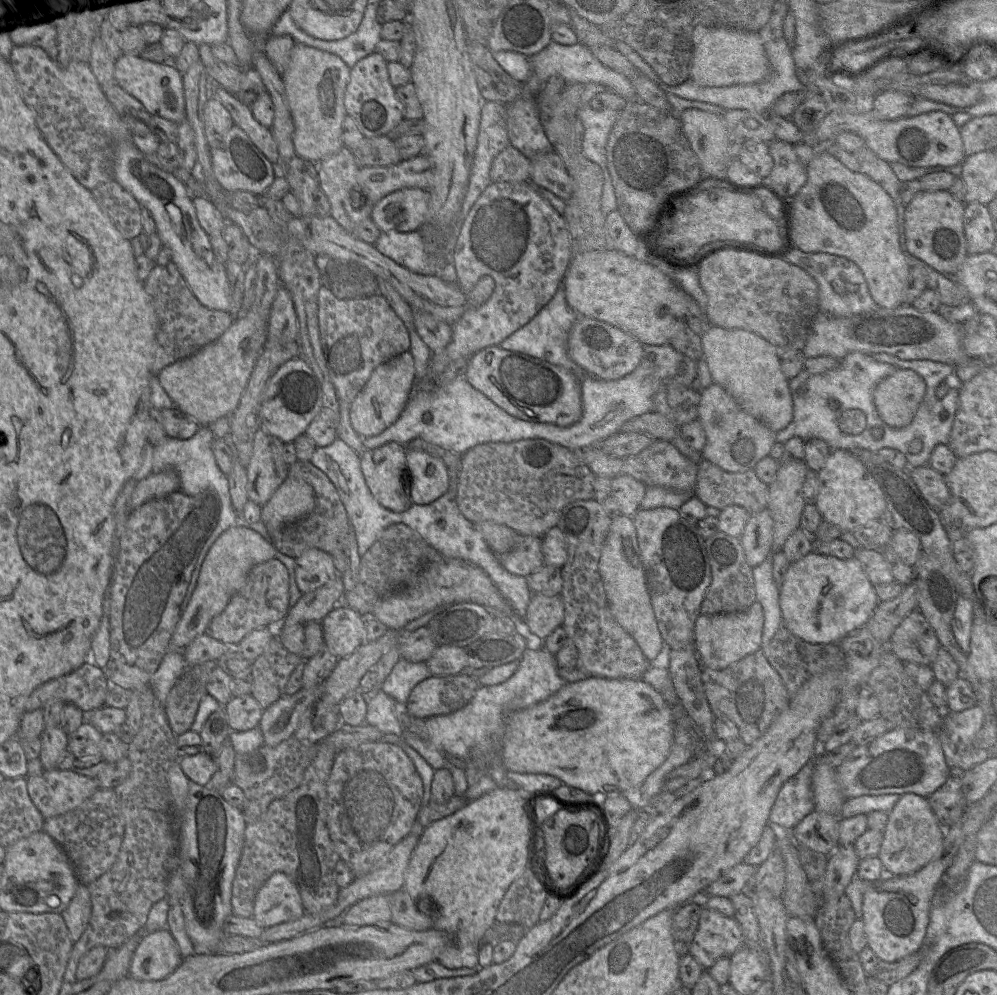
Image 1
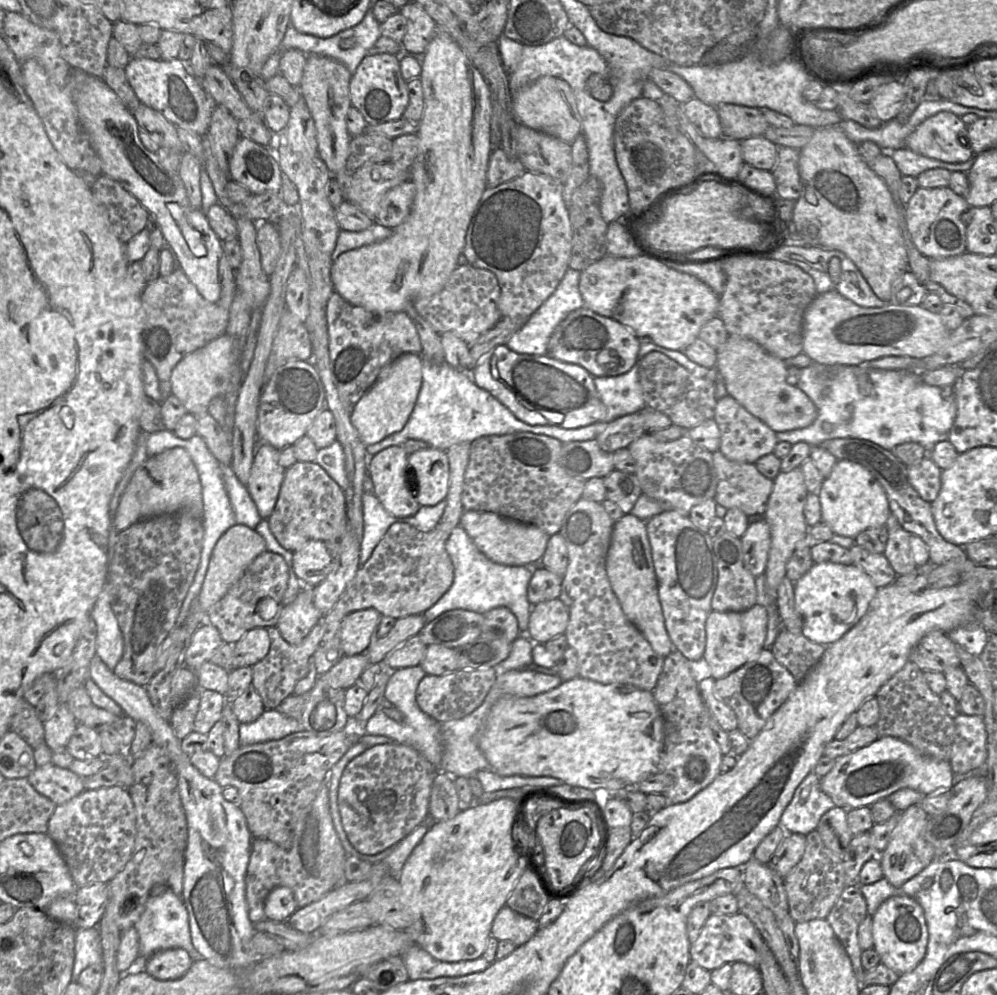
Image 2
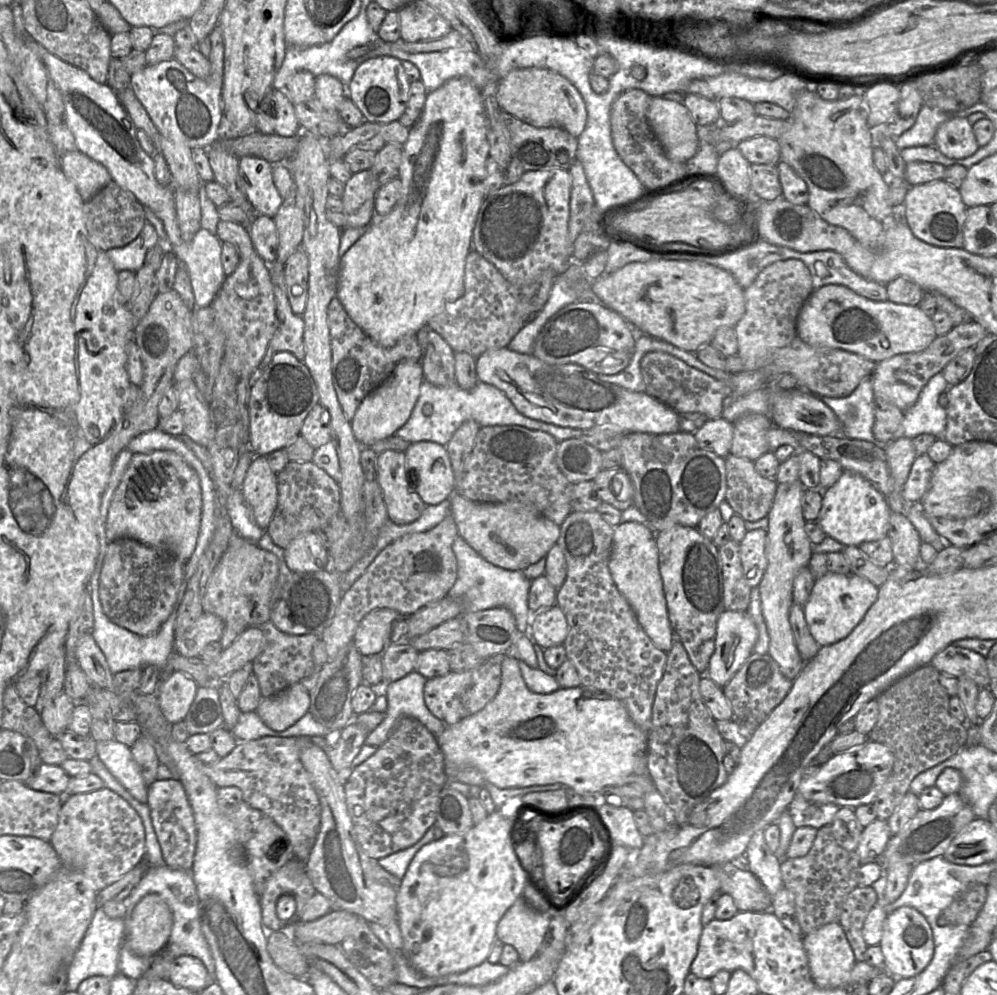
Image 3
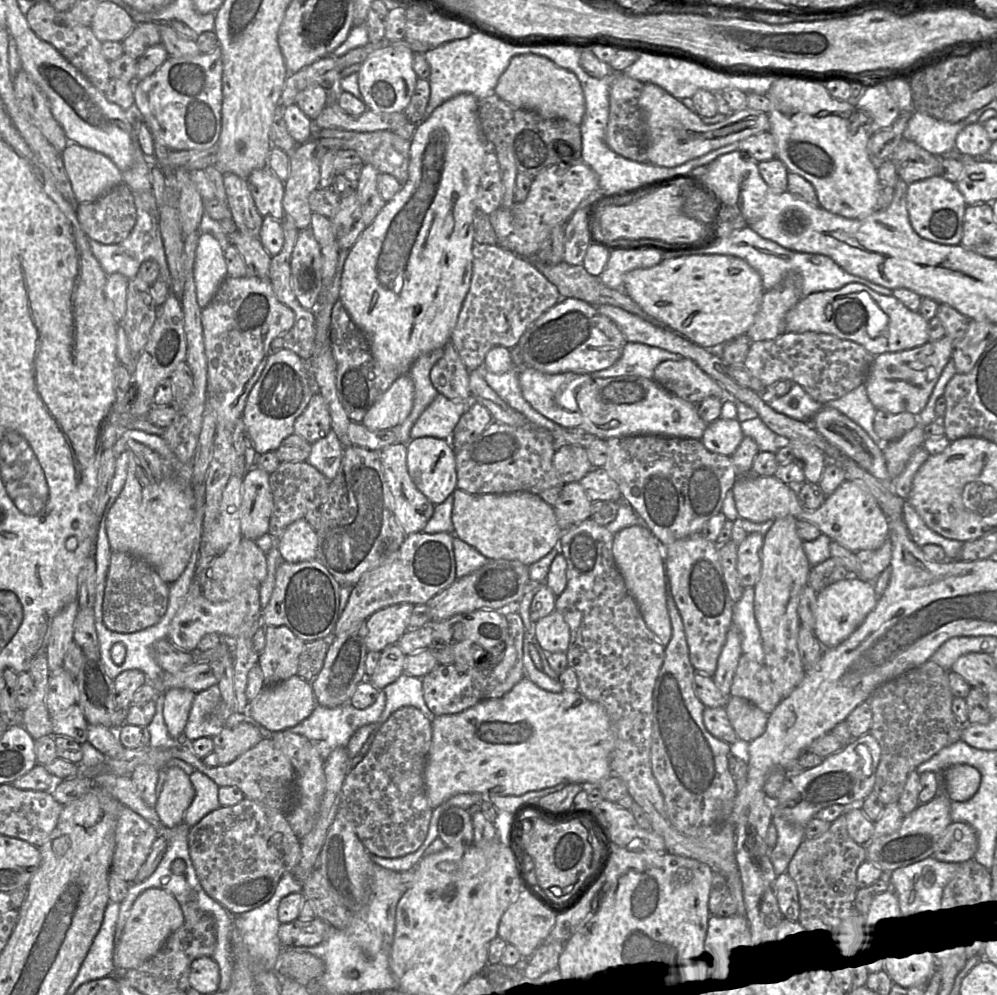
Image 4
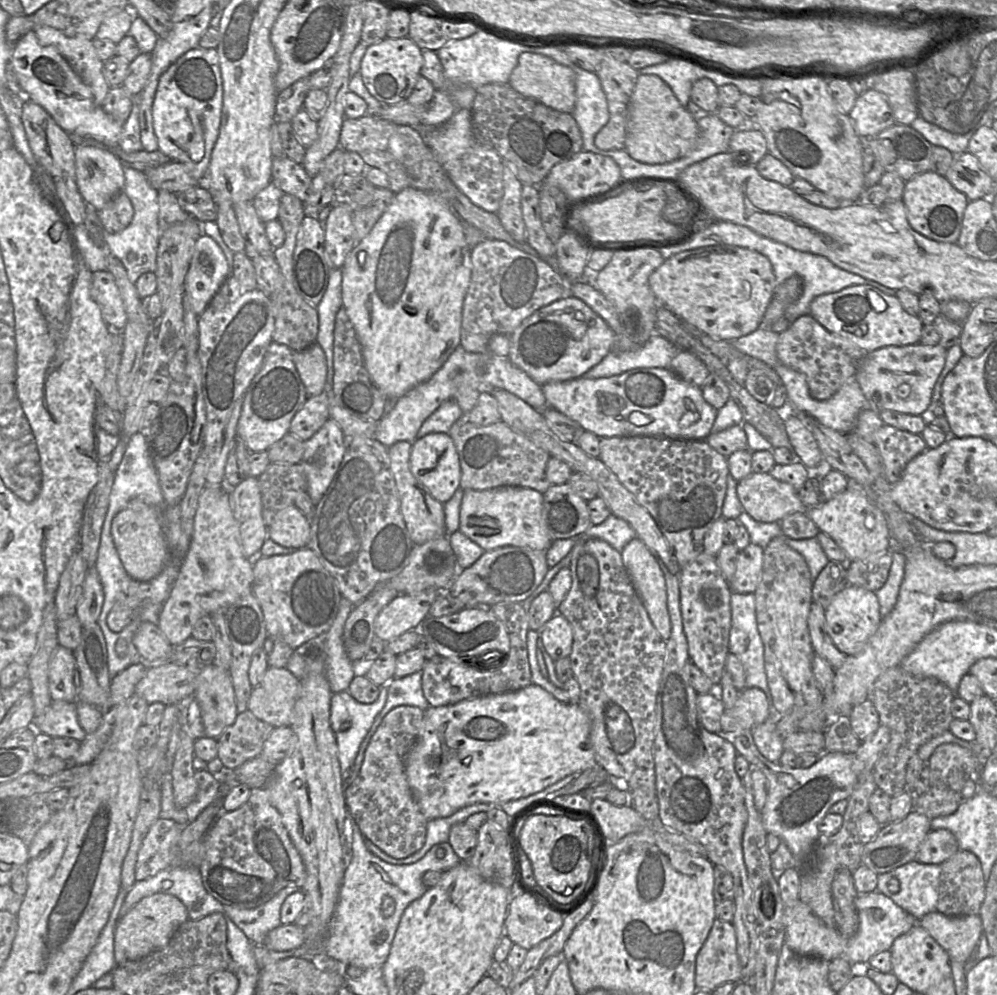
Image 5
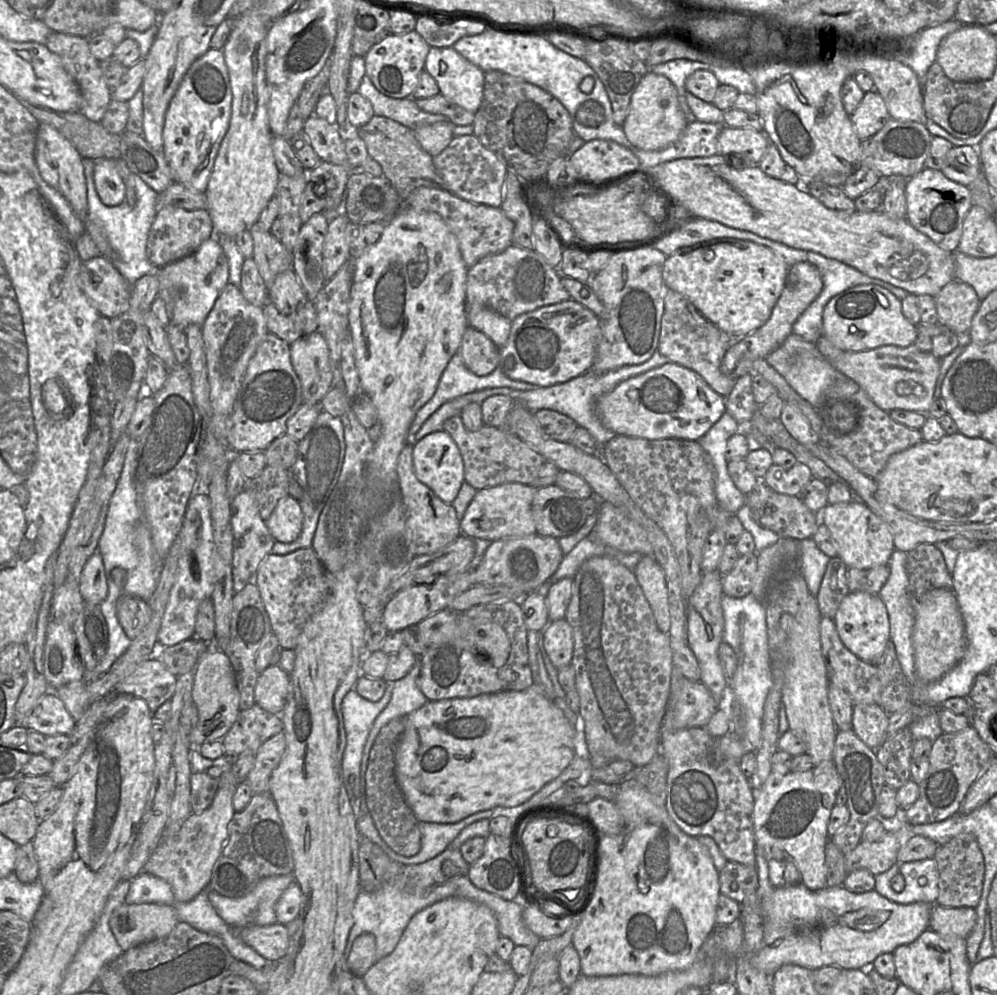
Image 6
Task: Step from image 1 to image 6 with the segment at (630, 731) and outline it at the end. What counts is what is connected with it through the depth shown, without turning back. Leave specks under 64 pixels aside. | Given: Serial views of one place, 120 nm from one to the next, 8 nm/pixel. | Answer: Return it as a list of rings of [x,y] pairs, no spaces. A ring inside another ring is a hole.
[[[534,684],[522,691],[503,691],[487,693],[472,698],[453,698],[429,701],[420,709],[405,717],[405,730],[396,751],[396,777],[403,795],[415,814],[422,822],[457,823],[462,819],[494,807],[515,807],[528,801],[547,783],[560,775],[575,757],[575,729],[564,716],[562,710]]]

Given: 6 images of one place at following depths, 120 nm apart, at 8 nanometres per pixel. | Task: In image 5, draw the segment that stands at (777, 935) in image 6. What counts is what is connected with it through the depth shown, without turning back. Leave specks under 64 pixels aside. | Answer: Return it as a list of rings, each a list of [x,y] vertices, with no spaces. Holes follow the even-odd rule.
[[[879,891],[858,894],[854,900],[859,918],[859,928],[855,936],[844,937],[836,928],[827,926],[810,909],[798,900],[793,906],[784,910],[784,944],[800,956],[817,957],[827,962],[835,958],[845,958],[853,965],[865,969],[872,956],[882,951],[889,951],[894,940],[908,932],[918,922],[896,905],[890,898]]]

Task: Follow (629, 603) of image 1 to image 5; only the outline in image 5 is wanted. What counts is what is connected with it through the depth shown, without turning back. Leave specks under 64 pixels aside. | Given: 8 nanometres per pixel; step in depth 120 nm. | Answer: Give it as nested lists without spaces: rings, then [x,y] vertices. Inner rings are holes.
[[[637,537],[624,547],[621,557],[654,628],[667,641],[671,635],[671,621],[667,609],[666,582],[659,563]]]

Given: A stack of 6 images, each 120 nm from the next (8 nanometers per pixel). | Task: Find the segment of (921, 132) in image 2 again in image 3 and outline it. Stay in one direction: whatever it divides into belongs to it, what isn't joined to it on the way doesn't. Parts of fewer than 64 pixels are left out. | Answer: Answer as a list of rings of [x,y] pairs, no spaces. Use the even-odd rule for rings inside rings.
[[[957,116],[939,126],[935,134],[934,146],[952,159],[970,157],[980,148],[972,125],[966,118]]]

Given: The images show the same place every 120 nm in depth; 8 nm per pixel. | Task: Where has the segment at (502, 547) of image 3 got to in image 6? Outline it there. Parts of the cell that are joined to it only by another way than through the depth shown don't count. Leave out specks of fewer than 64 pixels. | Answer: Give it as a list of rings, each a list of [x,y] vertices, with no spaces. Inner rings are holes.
[[[505,483],[479,490],[460,522],[461,534],[489,542],[536,534],[532,516],[532,501],[536,489],[538,488],[521,483]]]

